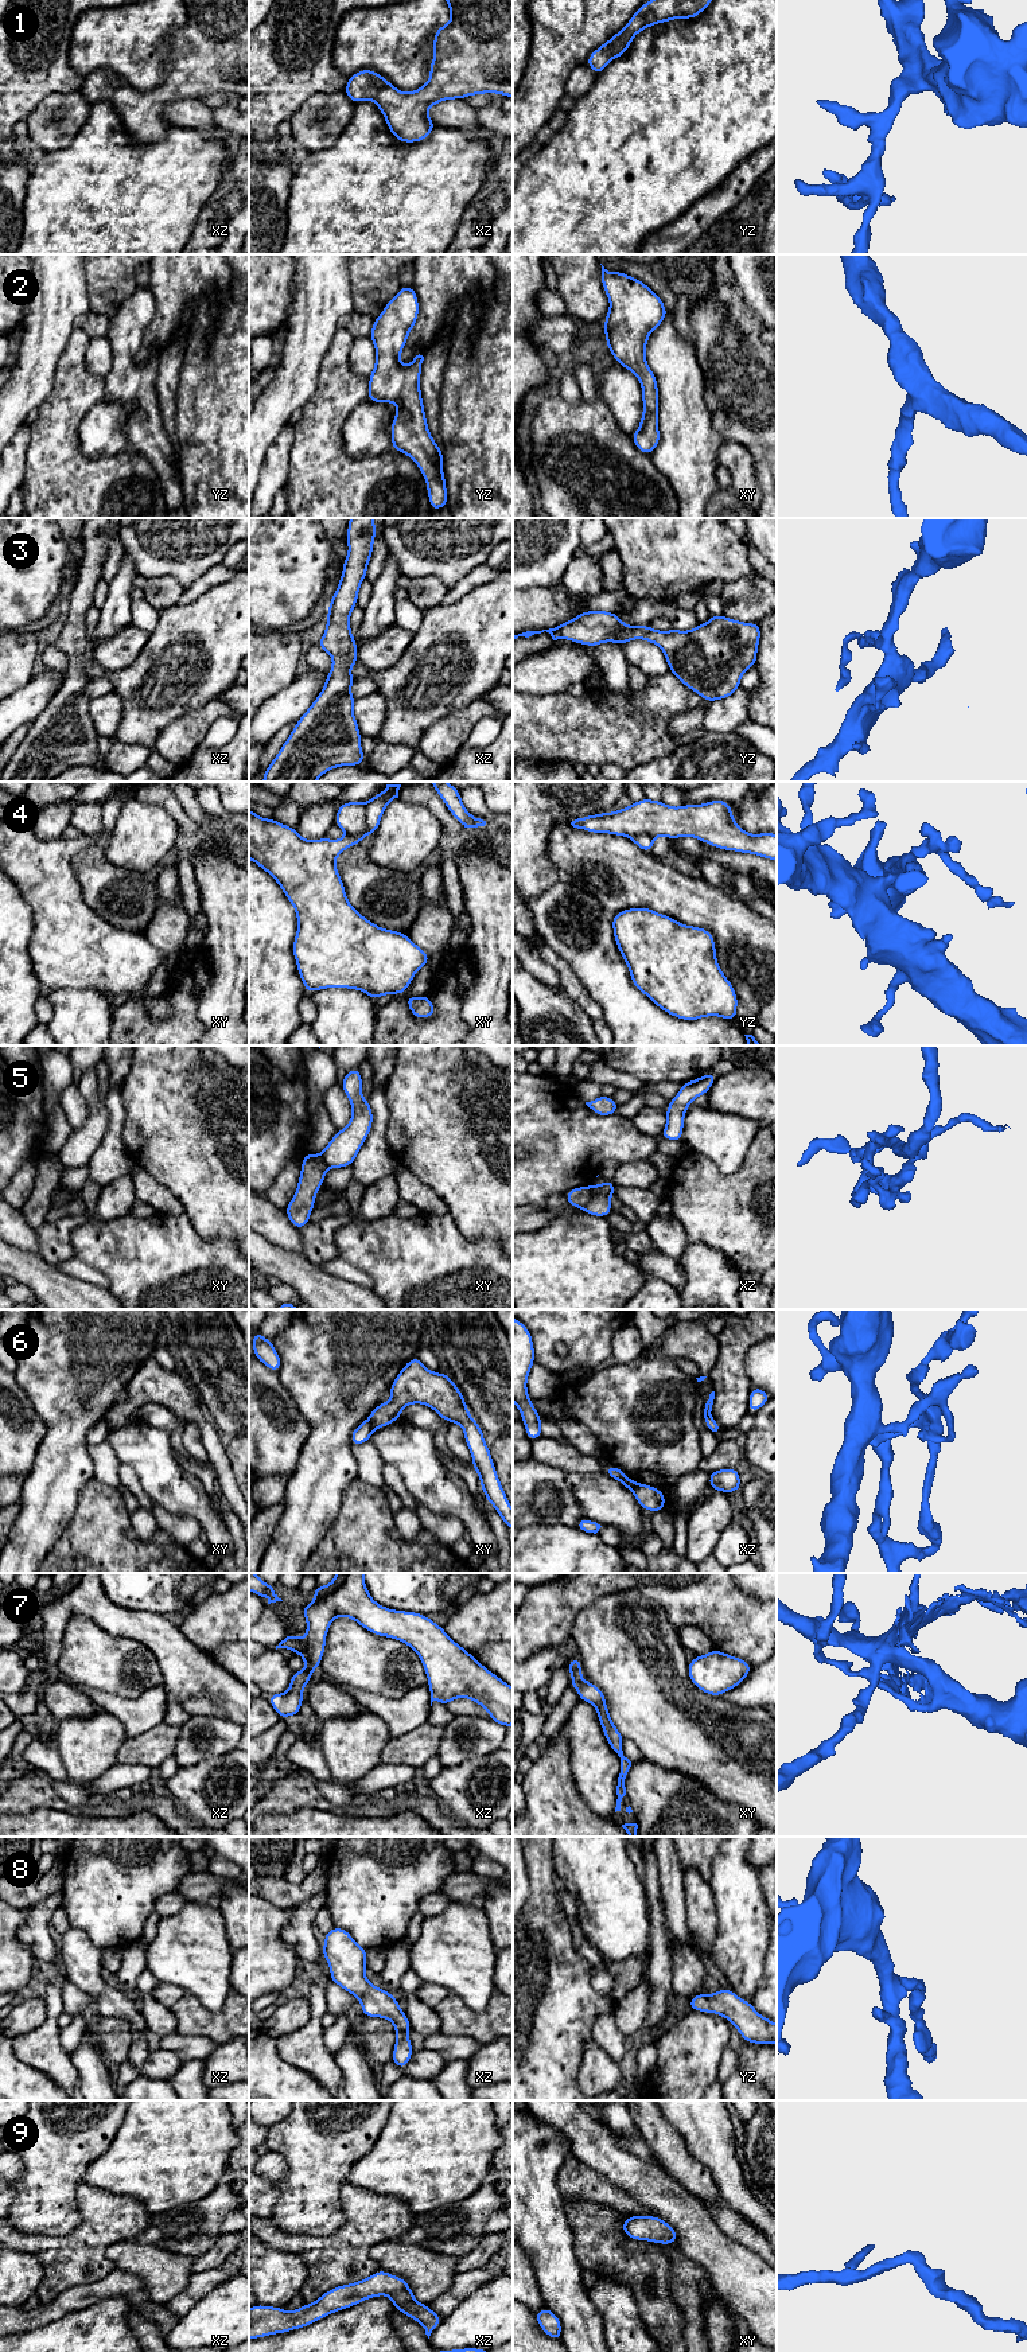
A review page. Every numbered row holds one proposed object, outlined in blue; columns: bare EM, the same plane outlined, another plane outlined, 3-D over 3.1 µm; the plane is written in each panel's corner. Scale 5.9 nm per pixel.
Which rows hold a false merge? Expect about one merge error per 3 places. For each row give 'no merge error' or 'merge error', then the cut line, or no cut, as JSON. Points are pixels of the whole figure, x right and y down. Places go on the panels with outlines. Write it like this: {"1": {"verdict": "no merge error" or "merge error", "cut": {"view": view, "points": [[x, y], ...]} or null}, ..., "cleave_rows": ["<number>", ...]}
{"1": {"verdict": "no merge error", "cut": null}, "2": {"verdict": "no merge error", "cut": null}, "3": {"verdict": "no merge error", "cut": null}, "4": {"verdict": "merge error", "cut": {"view": "xy", "points": [[366, 803], [366, 828], [361, 833], [346, 834]]}}, "5": {"verdict": "merge error", "cut": {"view": "xz", "points": [[590, 1187], [590, 1199], [582, 1207]]}}, "6": {"verdict": "merge error", "cut": {"view": "xz", "points": [[635, 1482], [633, 1491]]}}, "7": {"verdict": "no merge error", "cut": null}, "8": {"verdict": "no merge error", "cut": null}, "9": {"verdict": "no merge error", "cut": null}, "cleave_rows": ["4", "5", "6"]}

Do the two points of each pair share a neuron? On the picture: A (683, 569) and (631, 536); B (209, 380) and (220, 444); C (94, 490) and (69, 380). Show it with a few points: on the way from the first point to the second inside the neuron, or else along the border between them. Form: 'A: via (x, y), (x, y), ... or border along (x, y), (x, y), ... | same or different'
A: via (670, 557), (660, 546), (650, 546), (644, 540) | same
B: via (220, 396), (220, 428) | same
C: via (67, 463), (65, 460), (65, 407) | same

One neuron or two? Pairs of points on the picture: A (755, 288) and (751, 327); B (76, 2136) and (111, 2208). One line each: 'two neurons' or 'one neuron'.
A: two neurons
B: two neurons

